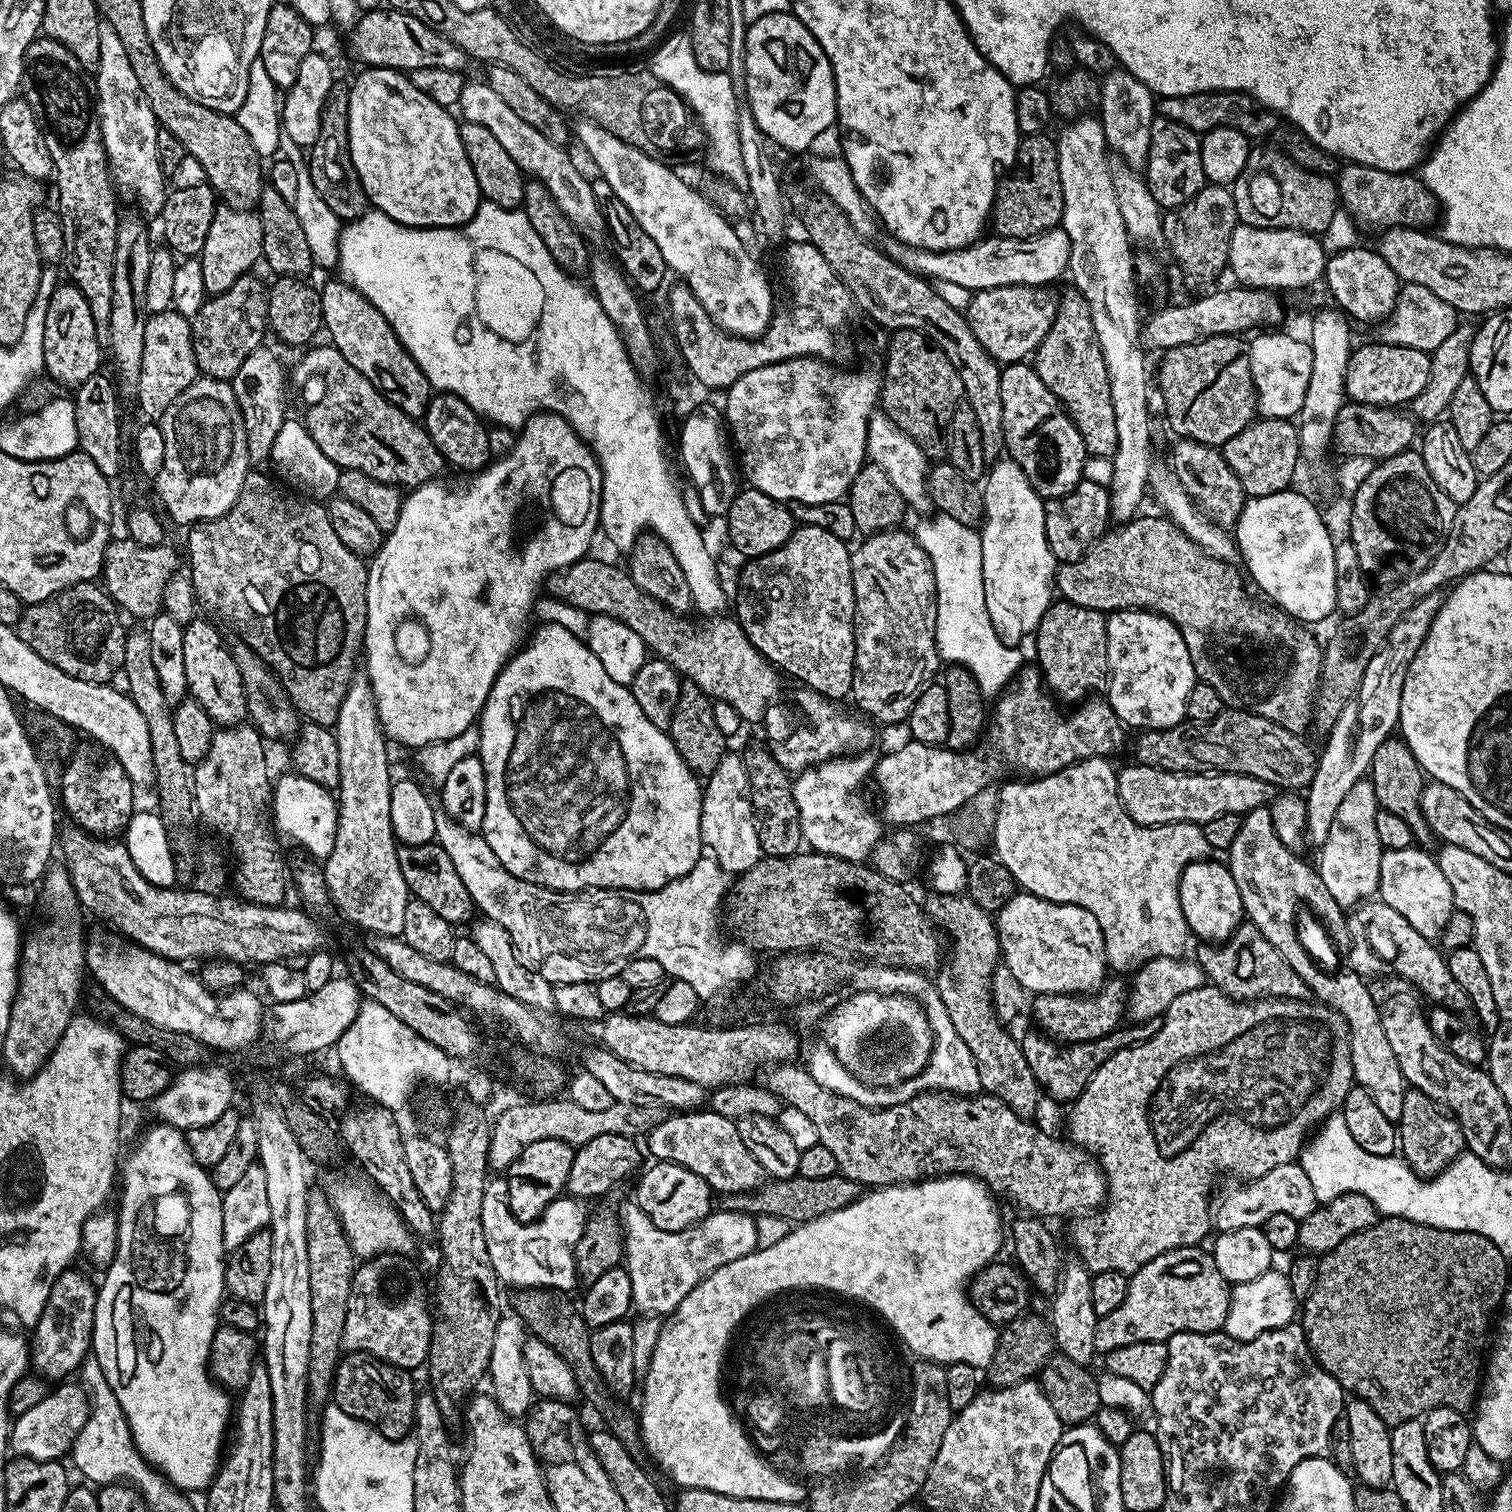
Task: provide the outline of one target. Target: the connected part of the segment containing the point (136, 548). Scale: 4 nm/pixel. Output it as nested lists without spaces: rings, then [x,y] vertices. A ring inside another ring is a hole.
[[[131,538],[113,539],[104,555],[102,584],[112,597],[117,609],[132,616],[151,618],[162,611],[163,590],[167,582],[177,575],[180,560],[169,546],[142,546]]]

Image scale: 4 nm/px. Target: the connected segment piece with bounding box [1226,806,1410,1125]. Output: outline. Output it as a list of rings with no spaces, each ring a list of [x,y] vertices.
[[[1270,807],[1255,808],[1243,813],[1240,825],[1232,836],[1232,845],[1228,848],[1226,863],[1230,874],[1237,883],[1241,895],[1243,910],[1247,921],[1258,928],[1268,942],[1289,962],[1290,968],[1303,978],[1309,991],[1321,1003],[1340,1012],[1346,1018],[1350,1030],[1350,1050],[1352,1051],[1352,1078],[1359,1087],[1374,1098],[1378,1111],[1390,1122],[1399,1125],[1402,1118],[1402,1098],[1410,1091],[1410,1086],[1398,1070],[1398,1058],[1394,1058],[1394,1049],[1386,1042],[1382,1030],[1383,1013],[1371,998],[1367,983],[1358,981],[1347,984],[1342,972],[1329,974],[1316,965],[1300,944],[1295,931],[1298,900],[1326,908],[1330,918],[1343,917],[1344,910],[1331,897],[1326,882],[1322,881],[1317,867],[1307,864],[1293,849],[1284,845],[1282,838],[1274,834],[1274,822],[1270,818]]]

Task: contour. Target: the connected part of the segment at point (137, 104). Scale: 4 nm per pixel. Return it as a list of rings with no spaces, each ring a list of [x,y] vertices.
[[[103,19],[98,26],[98,42],[100,62],[94,69],[94,99],[96,113],[100,115],[108,167],[114,173],[115,187],[120,190],[125,188],[140,203],[139,211],[145,217],[159,217],[166,195],[166,173],[158,158],[158,125],[154,111],[142,92],[117,31]]]

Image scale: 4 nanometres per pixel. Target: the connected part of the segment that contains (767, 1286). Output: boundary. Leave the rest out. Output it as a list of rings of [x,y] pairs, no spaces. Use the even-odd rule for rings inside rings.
[[[953,1174],[951,1176],[933,1176],[931,1180],[917,1180],[914,1184],[890,1184],[887,1186],[876,1186],[871,1190],[865,1191],[854,1202],[848,1206],[842,1206],[842,1210],[834,1210],[834,1214],[822,1214],[822,1218],[814,1218],[805,1224],[797,1224],[786,1234],[780,1242],[774,1246],[768,1246],[765,1249],[757,1247],[755,1252],[738,1257],[734,1262],[726,1262],[721,1268],[716,1268],[682,1302],[674,1311],[668,1313],[666,1319],[661,1323],[660,1333],[658,1334],[658,1346],[654,1346],[654,1354],[650,1358],[648,1373],[642,1377],[642,1388],[644,1384],[644,1405],[638,1408],[640,1418],[640,1433],[644,1439],[645,1453],[673,1480],[680,1484],[681,1489],[701,1488],[710,1490],[718,1494],[726,1494],[734,1498],[746,1498],[747,1500],[761,1500],[762,1502],[790,1502],[791,1504],[804,1504],[807,1501],[810,1492],[806,1487],[803,1488],[796,1480],[791,1480],[788,1476],[783,1476],[780,1472],[775,1472],[762,1457],[756,1453],[754,1445],[748,1441],[748,1436],[744,1433],[745,1425],[738,1419],[737,1413],[728,1409],[728,1404],[724,1401],[724,1396],[720,1393],[720,1384],[722,1388],[722,1372],[720,1376],[720,1367],[724,1364],[724,1351],[729,1351],[730,1341],[734,1333],[741,1324],[744,1323],[744,1317],[759,1306],[767,1296],[772,1296],[776,1292],[781,1292],[787,1288],[825,1288],[831,1292],[841,1292],[844,1296],[851,1296],[852,1299],[860,1301],[861,1304],[872,1309],[877,1317],[895,1335],[900,1335],[899,1343],[909,1348],[920,1360],[930,1360],[933,1364],[947,1366],[966,1362],[970,1366],[981,1370],[987,1369],[988,1363],[992,1360],[996,1337],[998,1335],[997,1325],[991,1324],[983,1316],[968,1298],[968,1286],[973,1276],[980,1272],[987,1264],[993,1263],[1000,1252],[1000,1212],[996,1209],[993,1193],[987,1184],[974,1176],[965,1176],[963,1174]]]

